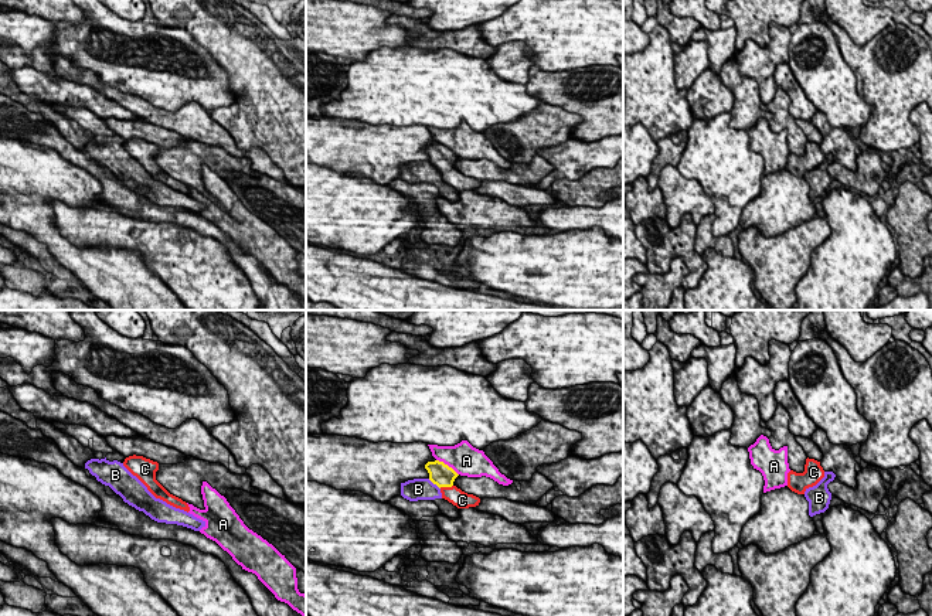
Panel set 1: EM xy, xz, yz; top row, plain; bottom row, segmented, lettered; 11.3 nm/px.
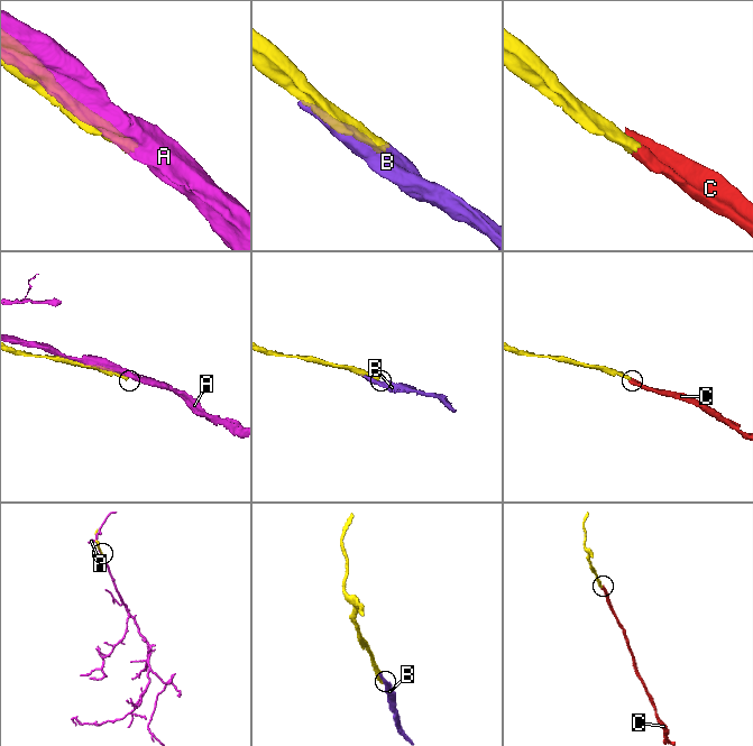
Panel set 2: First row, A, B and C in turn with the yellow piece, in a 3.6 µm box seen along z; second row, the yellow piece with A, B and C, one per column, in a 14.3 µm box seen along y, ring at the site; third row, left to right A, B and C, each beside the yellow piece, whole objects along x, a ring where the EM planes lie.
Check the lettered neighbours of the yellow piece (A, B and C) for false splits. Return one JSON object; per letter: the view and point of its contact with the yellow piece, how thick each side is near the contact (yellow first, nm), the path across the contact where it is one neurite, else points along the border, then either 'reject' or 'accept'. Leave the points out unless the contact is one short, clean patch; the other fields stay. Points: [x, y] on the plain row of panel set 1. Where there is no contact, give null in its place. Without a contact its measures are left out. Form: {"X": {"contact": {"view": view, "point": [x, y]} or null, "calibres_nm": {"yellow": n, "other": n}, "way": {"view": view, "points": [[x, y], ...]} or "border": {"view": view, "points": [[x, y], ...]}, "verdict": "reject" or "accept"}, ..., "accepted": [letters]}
{"A": {"contact": {"view": "xz", "point": [446, 147]}, "calibres_nm": {"yellow": 260, "other": 360}, "verdict": "reject"}, "B": {"contact": {"view": "xz", "point": [434, 166]}, "calibres_nm": {"yellow": 260, "other": 260}, "verdict": "reject"}, "C": {"contact": {"view": "xz", "point": [445, 169]}, "calibres_nm": {"yellow": 260, "other": 190}, "way": {"view": "xz", "points": [[441, 157], [445, 169], [462, 183]]}, "verdict": "accept"}, "accepted": ["C"]}

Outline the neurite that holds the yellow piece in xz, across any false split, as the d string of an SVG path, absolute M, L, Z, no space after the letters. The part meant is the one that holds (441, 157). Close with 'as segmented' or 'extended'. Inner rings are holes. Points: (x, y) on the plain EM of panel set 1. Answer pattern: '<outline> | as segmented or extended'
M435 143L428 144L425 147L425 152L429 156L429 163L441 171L442 181L448 183L458 191L469 191L479 188L479 180L462 174L453 167L455 161L459 157L452 150L449 150L443 144Z | extended

